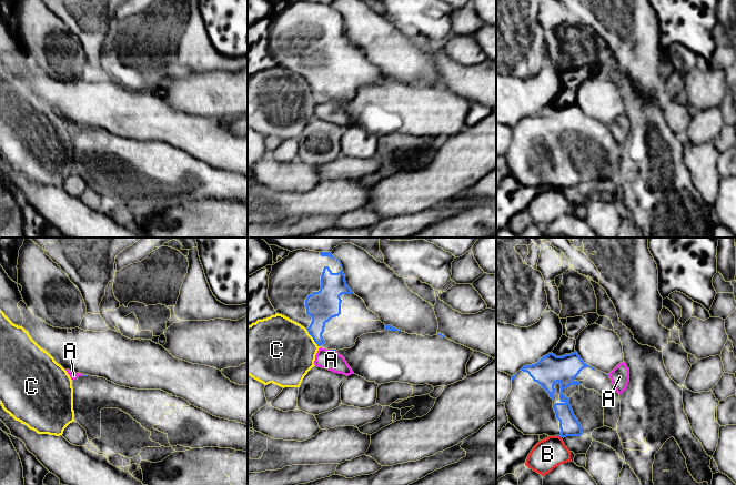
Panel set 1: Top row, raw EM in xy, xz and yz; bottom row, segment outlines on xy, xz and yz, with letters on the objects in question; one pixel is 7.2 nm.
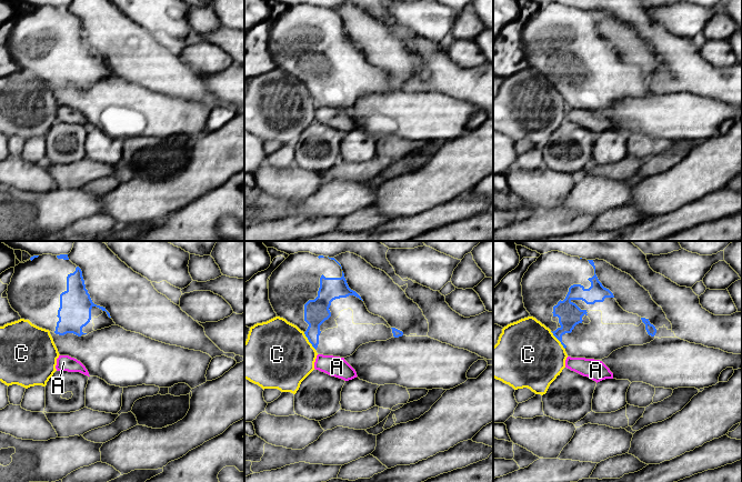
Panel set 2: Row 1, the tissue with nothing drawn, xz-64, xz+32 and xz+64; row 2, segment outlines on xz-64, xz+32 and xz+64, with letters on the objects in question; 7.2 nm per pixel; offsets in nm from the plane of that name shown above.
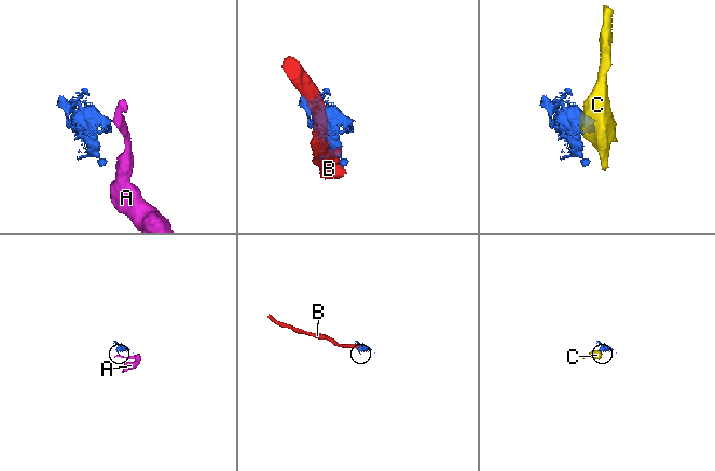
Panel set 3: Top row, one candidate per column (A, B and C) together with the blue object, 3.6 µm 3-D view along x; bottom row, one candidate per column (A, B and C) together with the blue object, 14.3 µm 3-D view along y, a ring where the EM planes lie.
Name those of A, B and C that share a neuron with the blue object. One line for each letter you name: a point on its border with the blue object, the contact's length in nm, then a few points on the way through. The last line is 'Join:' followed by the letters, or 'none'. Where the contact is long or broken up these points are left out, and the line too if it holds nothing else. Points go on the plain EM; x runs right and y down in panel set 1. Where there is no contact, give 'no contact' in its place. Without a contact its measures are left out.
Join: none

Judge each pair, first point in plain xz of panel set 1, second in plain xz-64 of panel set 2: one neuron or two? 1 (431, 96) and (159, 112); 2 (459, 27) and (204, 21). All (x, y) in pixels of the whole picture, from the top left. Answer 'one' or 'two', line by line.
1: one
2: one

